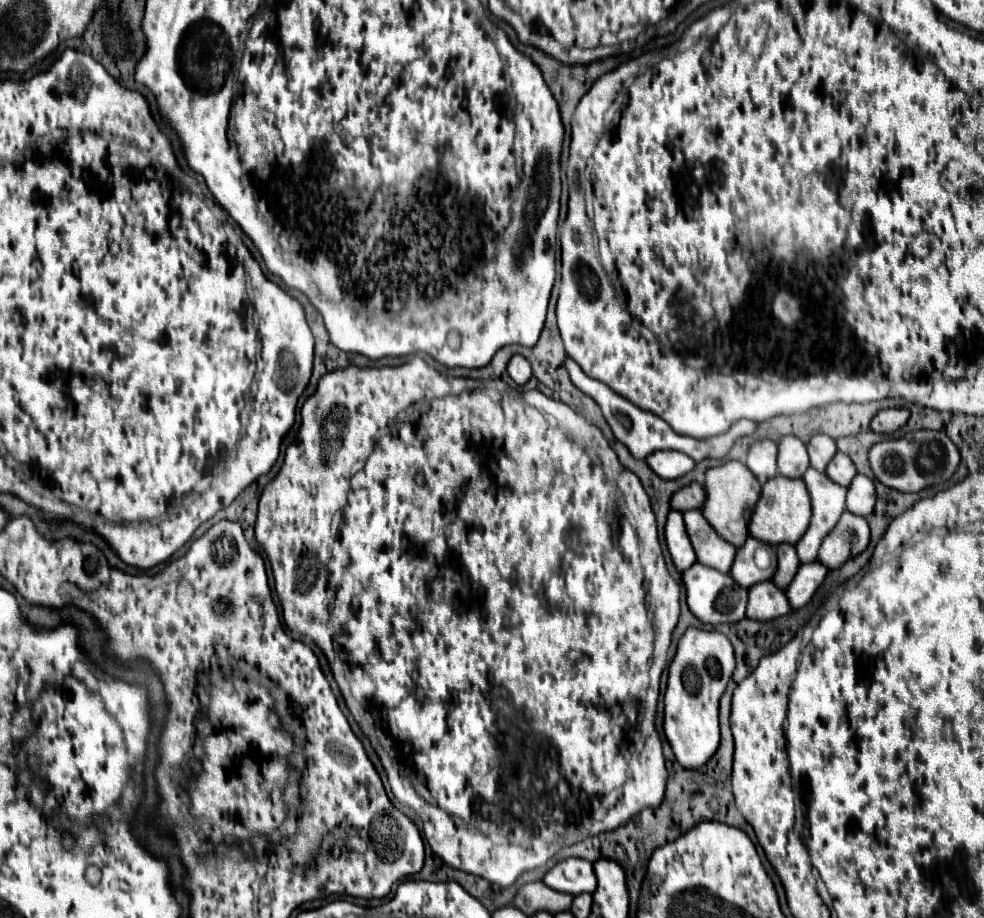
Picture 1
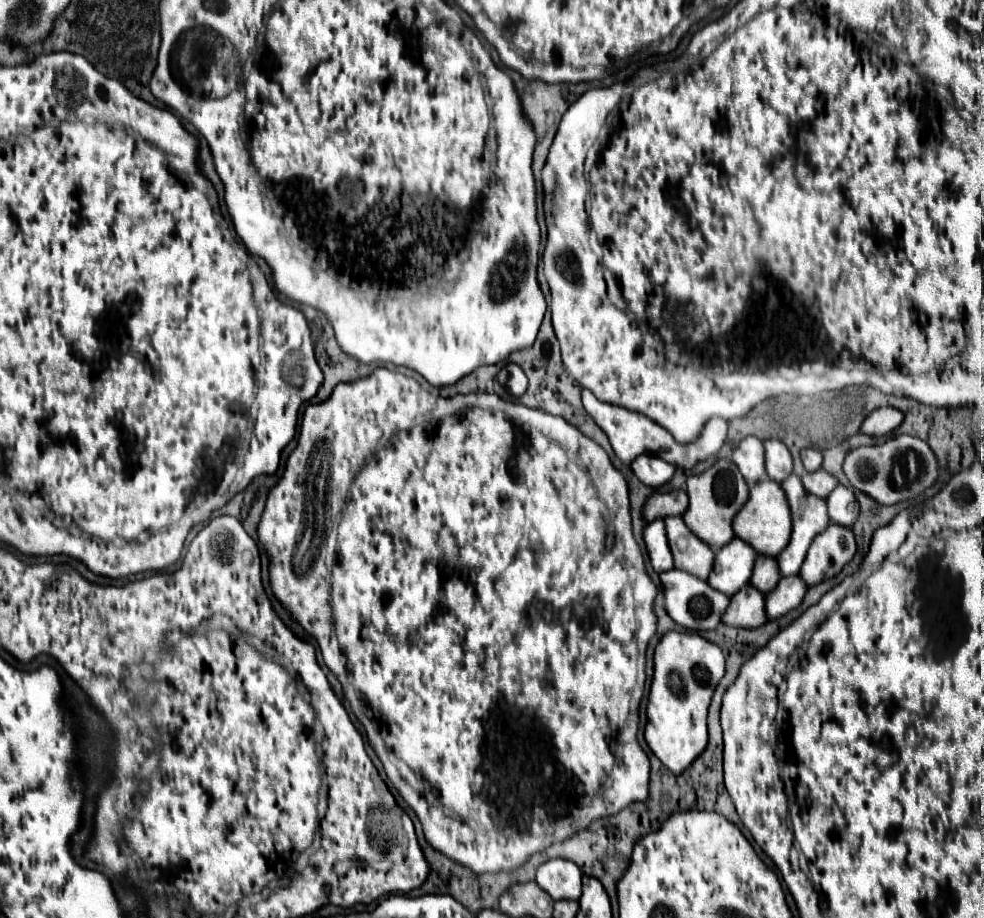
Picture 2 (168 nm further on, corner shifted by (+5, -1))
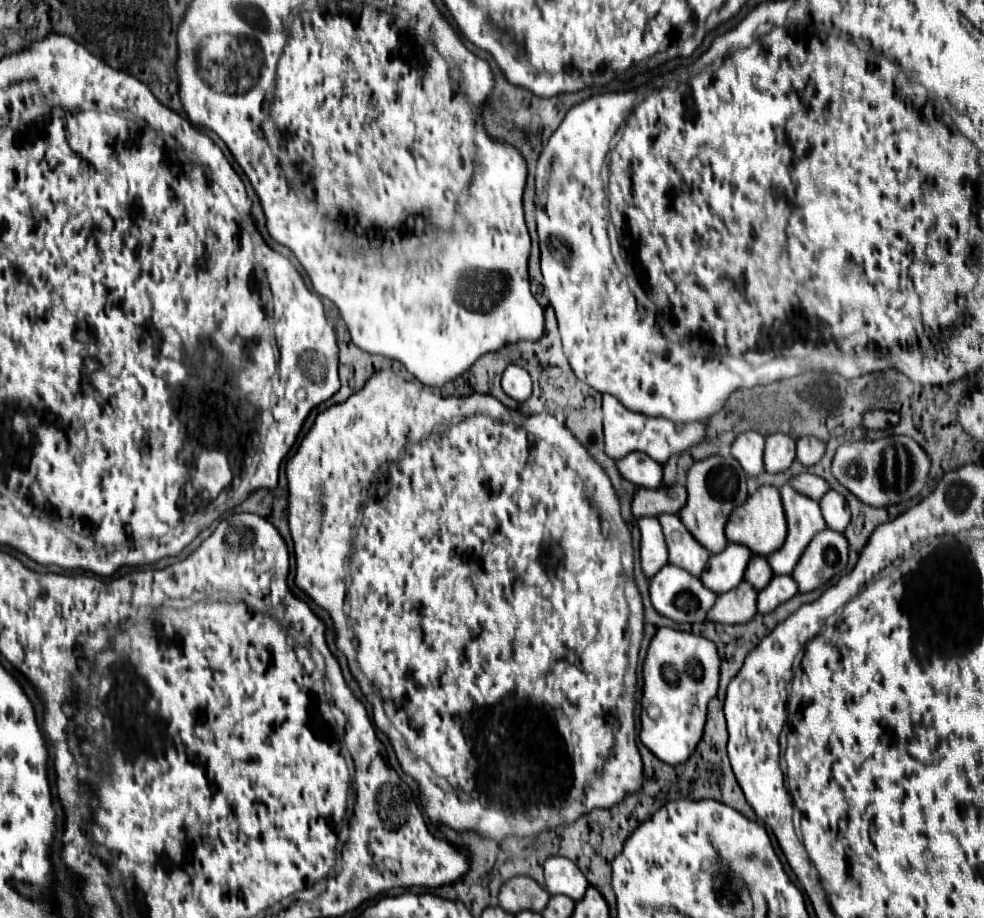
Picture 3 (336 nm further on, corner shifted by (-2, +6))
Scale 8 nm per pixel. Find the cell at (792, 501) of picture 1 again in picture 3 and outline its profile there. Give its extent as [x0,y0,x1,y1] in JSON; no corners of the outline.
[726,486,786,556]

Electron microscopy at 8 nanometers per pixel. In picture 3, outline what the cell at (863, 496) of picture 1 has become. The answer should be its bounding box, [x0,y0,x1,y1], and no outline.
[820,490,850,532]

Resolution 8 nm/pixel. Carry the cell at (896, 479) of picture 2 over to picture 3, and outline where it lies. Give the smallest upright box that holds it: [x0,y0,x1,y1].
[832,436,930,506]

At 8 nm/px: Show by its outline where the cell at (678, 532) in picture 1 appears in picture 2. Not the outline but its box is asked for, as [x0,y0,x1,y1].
[643,519,673,573]

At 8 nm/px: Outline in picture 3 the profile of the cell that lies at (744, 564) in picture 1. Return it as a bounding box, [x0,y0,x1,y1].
[700,542,750,594]

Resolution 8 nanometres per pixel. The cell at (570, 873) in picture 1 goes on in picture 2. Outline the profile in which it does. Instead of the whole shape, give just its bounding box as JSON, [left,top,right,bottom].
[537,859,581,901]

